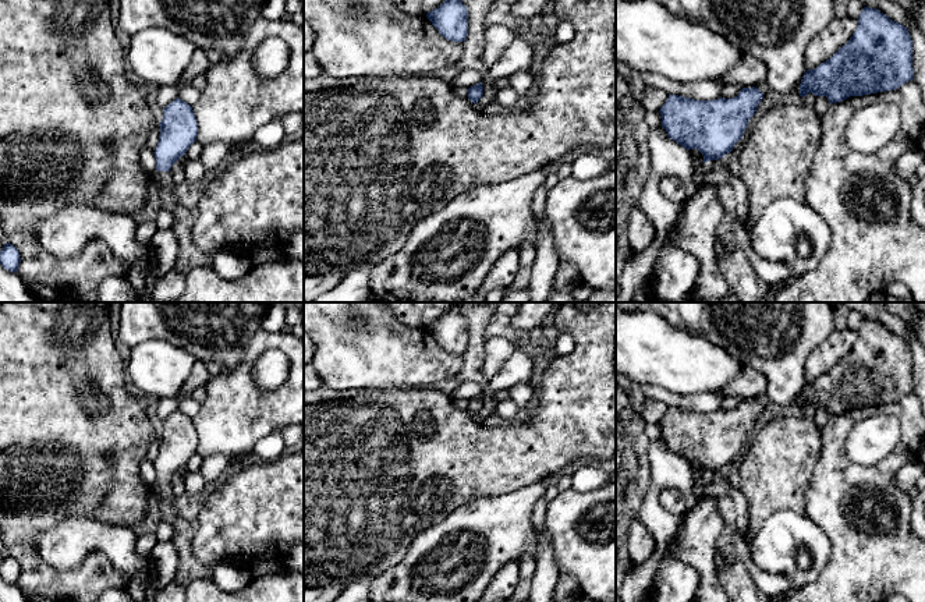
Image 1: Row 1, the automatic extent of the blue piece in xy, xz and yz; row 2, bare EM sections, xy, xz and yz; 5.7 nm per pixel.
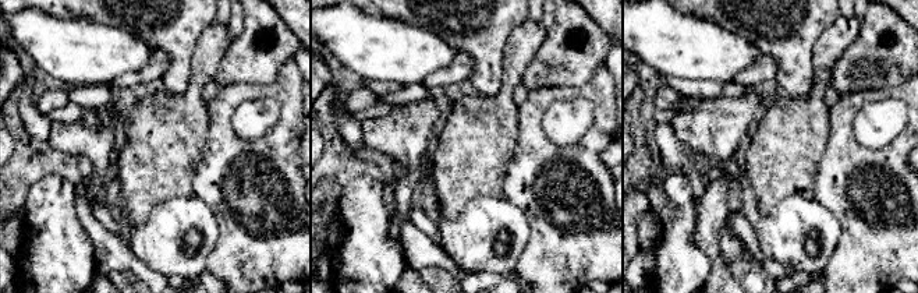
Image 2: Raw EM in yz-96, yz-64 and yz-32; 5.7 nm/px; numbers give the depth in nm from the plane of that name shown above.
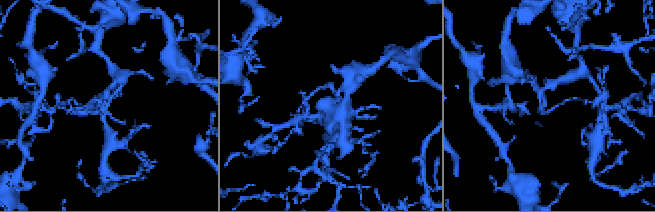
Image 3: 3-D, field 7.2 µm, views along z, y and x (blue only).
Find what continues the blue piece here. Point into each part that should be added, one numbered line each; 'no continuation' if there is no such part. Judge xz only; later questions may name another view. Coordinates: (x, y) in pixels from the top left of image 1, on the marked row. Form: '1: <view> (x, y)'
no continuation

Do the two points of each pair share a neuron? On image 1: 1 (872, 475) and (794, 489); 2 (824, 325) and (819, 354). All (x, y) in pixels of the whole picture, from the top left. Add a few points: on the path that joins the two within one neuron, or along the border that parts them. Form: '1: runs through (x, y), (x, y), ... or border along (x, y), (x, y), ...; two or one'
1: border along (819, 456), (805, 495), (804, 513); two
2: border along (835, 329), (811, 353), (805, 371); two

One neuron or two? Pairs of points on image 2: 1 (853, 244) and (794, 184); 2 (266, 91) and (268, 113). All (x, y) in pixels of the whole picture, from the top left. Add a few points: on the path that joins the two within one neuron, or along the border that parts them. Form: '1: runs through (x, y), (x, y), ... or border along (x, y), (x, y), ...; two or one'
1: border along (818, 165), (812, 197); two
2: border along (236, 109), (247, 101), (272, 98), (280, 117); two

